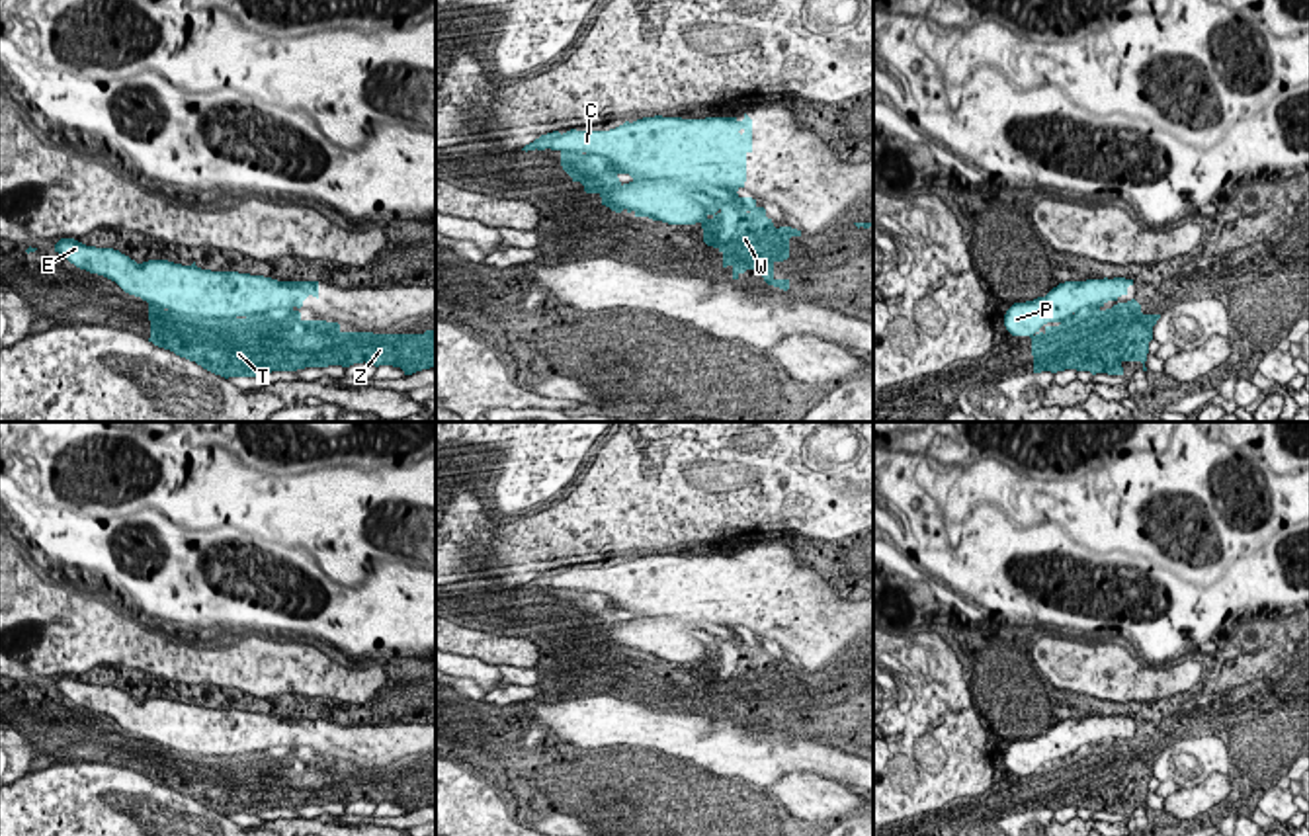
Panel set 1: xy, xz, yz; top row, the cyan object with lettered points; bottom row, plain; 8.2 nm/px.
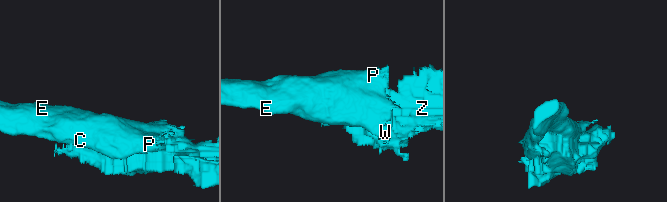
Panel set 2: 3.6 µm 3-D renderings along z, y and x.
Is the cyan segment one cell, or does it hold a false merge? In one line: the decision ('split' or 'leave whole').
leave whole

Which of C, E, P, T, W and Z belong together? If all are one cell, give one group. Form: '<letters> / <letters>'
C E P T W Z

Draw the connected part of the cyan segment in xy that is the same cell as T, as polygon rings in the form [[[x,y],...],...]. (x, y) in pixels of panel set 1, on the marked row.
[[[61,238],[55,252],[147,301],[148,342],[225,379],[363,361],[401,367],[404,375],[436,367],[436,330],[342,332],[338,322],[303,320],[299,309],[309,295],[318,299],[318,281],[211,272],[195,262],[137,264],[74,238]]]

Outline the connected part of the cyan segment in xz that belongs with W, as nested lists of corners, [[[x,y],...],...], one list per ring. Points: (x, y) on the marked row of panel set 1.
[[[643,117],[610,131],[547,133],[522,150],[559,150],[561,166],[580,182],[586,193],[598,193],[602,205],[615,213],[623,209],[635,217],[649,217],[668,225],[696,225],[703,229],[703,242],[723,254],[723,268],[733,268],[733,279],[746,270],[760,270],[768,285],[789,289],[789,279],[774,277],[774,264],[789,258],[789,238],[801,236],[791,227],[776,229],[766,209],[737,191],[746,182],[746,154],[752,152],[752,119],[737,117]]]

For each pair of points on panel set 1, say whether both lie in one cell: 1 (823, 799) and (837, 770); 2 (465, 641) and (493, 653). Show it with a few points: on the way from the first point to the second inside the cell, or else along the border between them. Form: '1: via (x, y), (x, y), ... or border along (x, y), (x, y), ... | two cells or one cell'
1: border along (786, 772), (813, 772), (837, 782) | two cells
2: via (471, 643), (487, 647) | one cell

